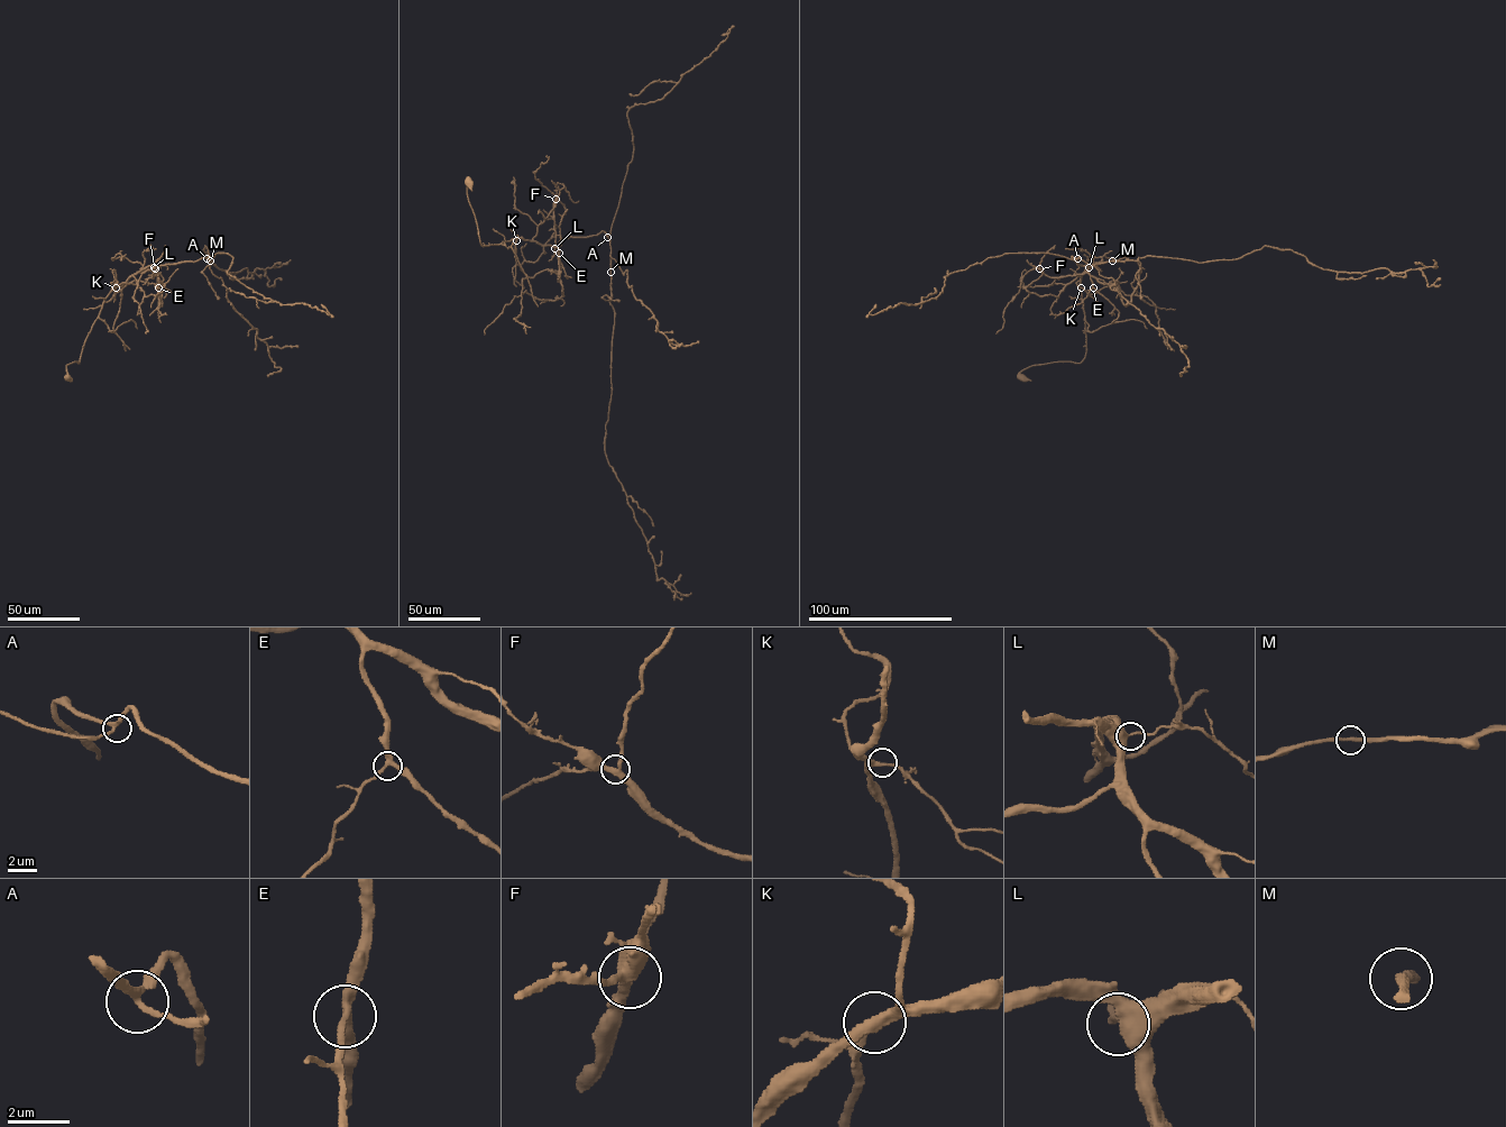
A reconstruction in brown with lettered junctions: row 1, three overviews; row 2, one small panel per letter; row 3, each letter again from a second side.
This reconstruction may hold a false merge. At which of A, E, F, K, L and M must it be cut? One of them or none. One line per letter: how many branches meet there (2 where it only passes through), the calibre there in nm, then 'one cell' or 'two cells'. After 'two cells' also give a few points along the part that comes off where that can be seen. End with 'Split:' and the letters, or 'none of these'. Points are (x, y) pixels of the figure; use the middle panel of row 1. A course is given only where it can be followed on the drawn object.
A: 3 branches meet; 240 nm thick; one cell
E: 3 branches meet; 280 nm thick; one cell
F: 3 branches meet; 320 nm thick; one cell
K: 3 branches meet; 240 nm thick; one cell
L: 2 branches meet; 360 nm thick; one cell
M: 2 branches meet; 240 nm thick; one cell
Split: none of these

